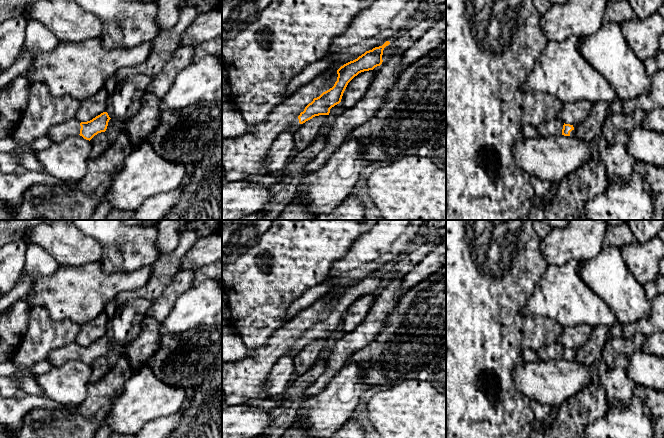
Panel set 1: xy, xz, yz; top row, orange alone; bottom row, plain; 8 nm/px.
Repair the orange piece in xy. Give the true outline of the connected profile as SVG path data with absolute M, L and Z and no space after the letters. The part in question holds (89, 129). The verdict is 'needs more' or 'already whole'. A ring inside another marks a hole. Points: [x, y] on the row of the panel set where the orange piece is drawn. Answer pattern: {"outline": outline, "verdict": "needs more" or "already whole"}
{"outline": "M103 112L87 122L71 119L65 123L51 127L46 135L54 143L74 135L80 135L90 141L98 133L106 131L110 119L107 112Z", "verdict": "needs more"}

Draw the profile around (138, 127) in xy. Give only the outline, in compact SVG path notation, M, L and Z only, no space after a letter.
M147 91L143 97L140 112L121 121L121 130L129 135L134 146L147 140L159 125L162 113L160 105L161 98Z

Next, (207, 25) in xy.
M212 9L199 13L184 31L181 45L196 47L222 35L222 11Z

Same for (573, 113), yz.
M587 100L566 102L558 112L556 119L576 126L584 122L592 112L593 103Z

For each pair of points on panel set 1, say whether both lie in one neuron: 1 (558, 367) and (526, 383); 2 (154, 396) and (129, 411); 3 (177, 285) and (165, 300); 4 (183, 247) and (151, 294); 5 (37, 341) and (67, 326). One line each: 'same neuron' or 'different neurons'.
1: same neuron
2: same neuron
3: same neuron
4: same neuron
5: same neuron

